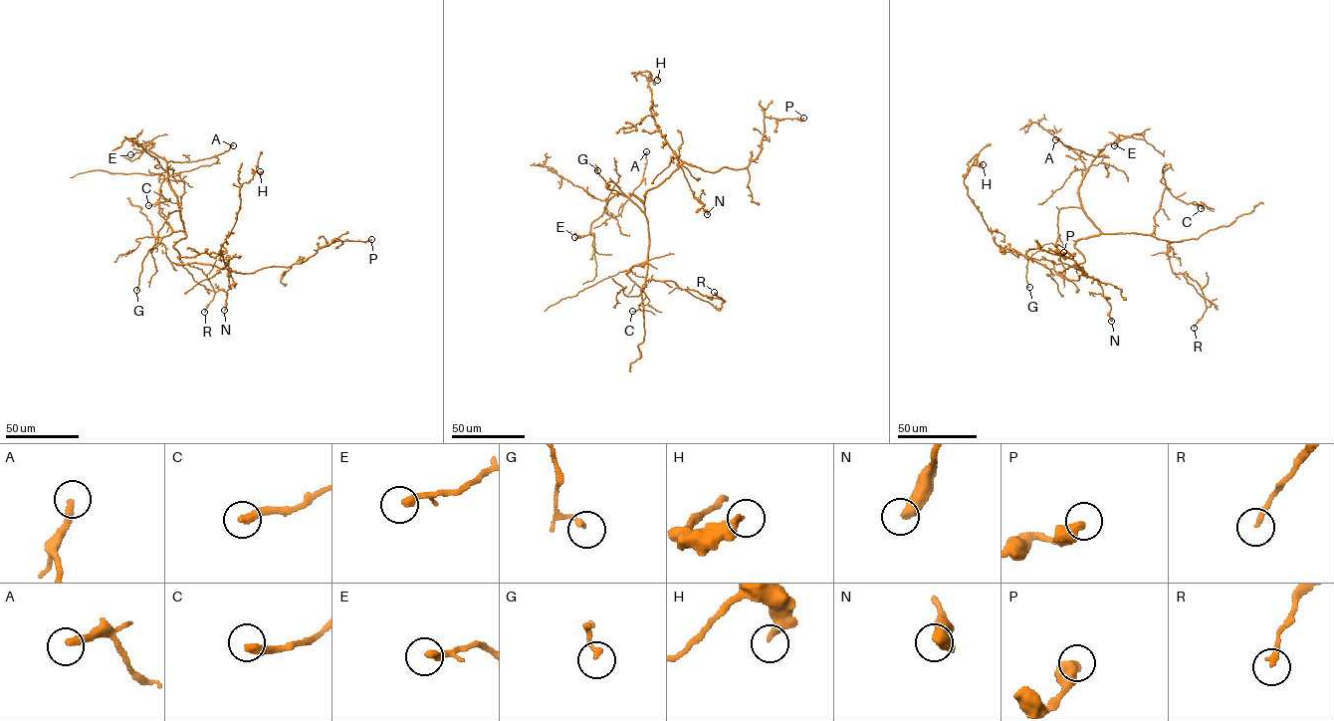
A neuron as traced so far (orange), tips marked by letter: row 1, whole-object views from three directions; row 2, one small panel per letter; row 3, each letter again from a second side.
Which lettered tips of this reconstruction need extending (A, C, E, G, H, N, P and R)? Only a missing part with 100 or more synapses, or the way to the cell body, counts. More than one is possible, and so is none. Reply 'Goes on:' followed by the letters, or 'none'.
Goes on: none

